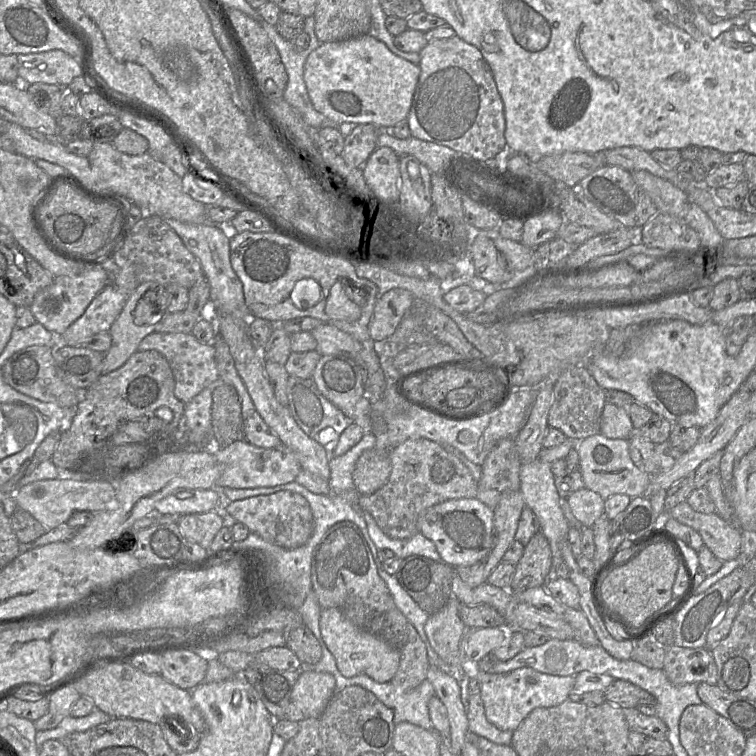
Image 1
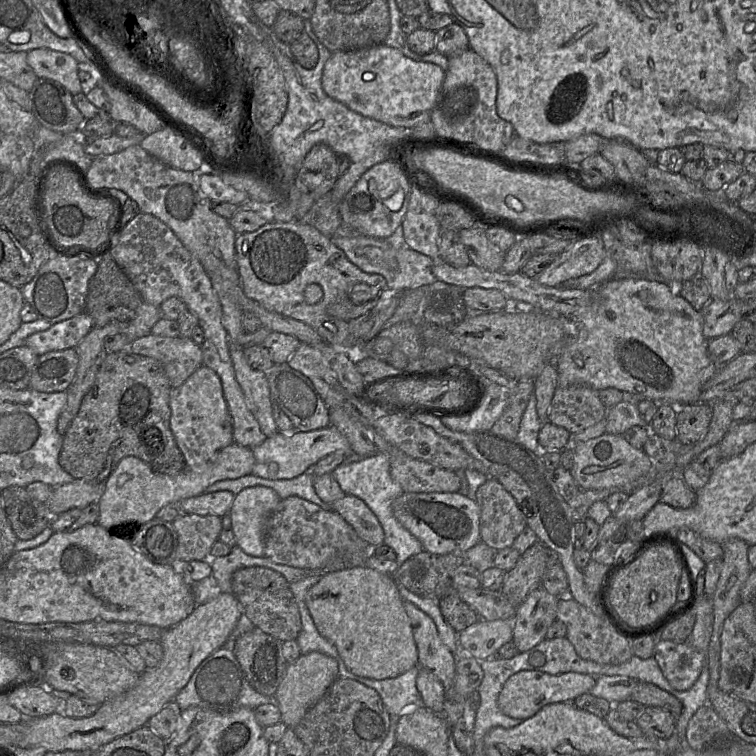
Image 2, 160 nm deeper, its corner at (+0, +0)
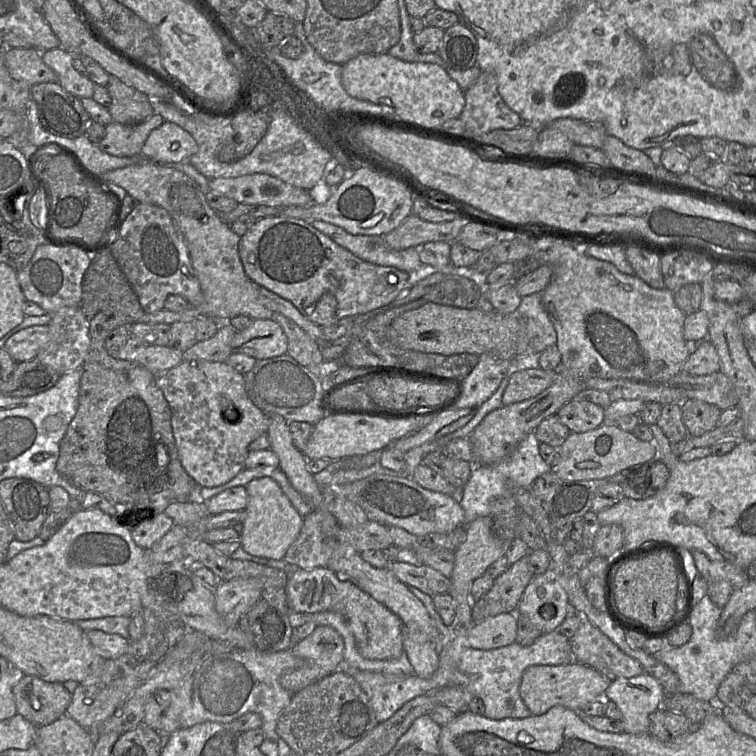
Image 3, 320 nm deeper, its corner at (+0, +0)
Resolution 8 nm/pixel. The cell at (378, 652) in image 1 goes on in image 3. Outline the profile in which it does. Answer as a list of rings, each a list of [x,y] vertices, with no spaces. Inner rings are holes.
[[[329,567],[299,568],[289,574],[286,585],[287,601],[291,611],[302,613],[334,612],[347,621],[355,638],[356,648],[369,660],[391,660],[403,652],[403,622],[389,608],[361,590],[348,577]]]

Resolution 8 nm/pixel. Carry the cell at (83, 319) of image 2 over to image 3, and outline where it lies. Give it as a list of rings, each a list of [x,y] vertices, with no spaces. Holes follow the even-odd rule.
[[[47,325],[31,326],[25,328],[5,343],[3,349],[17,363],[31,361],[36,359],[38,353],[49,341],[49,327]]]

